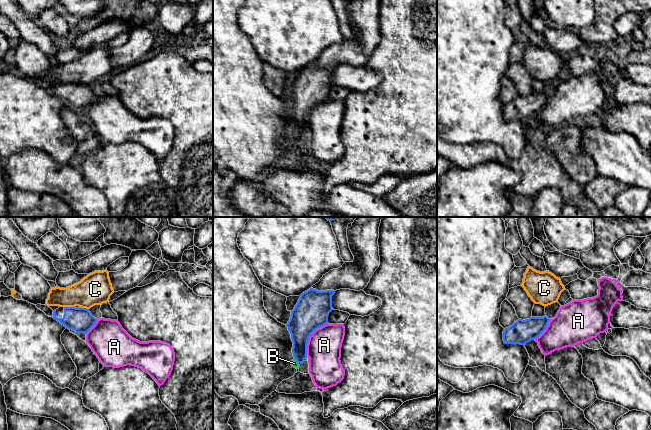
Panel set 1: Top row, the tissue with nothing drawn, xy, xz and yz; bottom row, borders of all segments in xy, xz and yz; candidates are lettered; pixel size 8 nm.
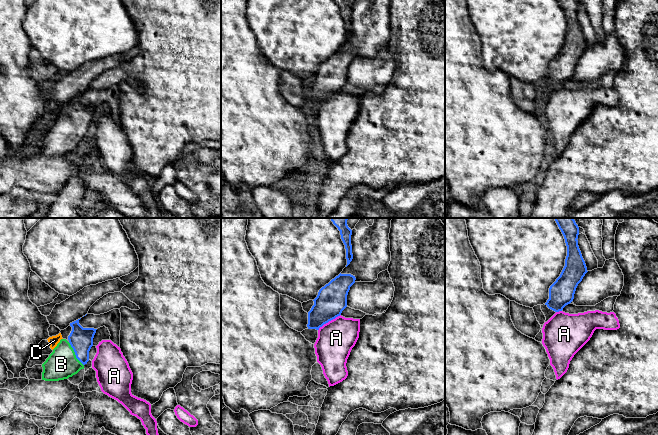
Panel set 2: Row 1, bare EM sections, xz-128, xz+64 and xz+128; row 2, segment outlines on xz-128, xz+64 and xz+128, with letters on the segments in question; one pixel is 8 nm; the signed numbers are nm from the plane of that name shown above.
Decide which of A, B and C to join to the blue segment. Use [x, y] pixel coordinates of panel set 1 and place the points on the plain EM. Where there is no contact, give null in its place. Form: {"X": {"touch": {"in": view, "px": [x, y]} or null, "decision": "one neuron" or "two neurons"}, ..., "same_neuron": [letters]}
{"A": {"touch": {"in": "xz", "px": [309, 112]}, "decision": "two neurons"}, "B": {"touch": {"in": "xz", "px": [296, 136]}, "decision": "one neuron"}, "C": {"touch": {"in": "xy", "px": [69, 83]}, "decision": "two neurons"}, "same_neuron": ["B"]}

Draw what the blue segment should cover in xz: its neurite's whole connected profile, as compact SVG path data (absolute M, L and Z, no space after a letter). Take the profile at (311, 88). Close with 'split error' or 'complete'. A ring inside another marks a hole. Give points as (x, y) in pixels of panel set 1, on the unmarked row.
M310 64L300 71L286 100L293 118L292 143L298 145L299 140L305 137L309 113L316 105L328 99L328 91L333 86L334 69L334 66L318 67Z; split error

